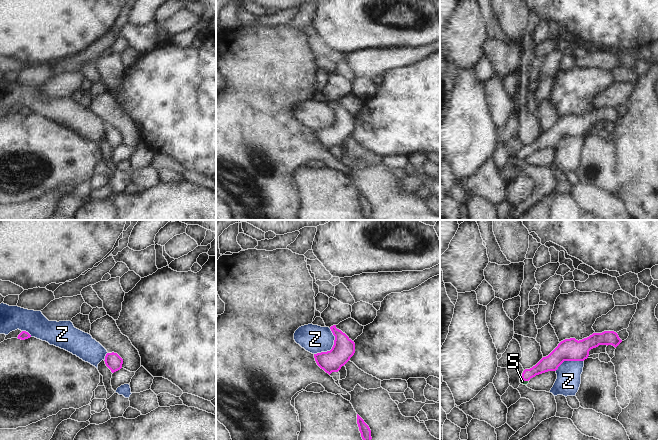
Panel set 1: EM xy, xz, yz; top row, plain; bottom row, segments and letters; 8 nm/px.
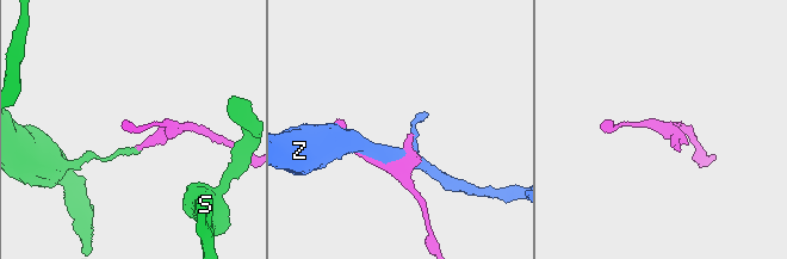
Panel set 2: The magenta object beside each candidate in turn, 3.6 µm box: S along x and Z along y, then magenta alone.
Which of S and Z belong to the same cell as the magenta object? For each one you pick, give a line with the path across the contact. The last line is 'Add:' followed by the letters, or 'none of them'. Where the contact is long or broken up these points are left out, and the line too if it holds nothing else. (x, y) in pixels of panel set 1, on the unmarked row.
S: runs through yz (549, 139), (533, 147), (525, 156), (522, 157)
Add: S

